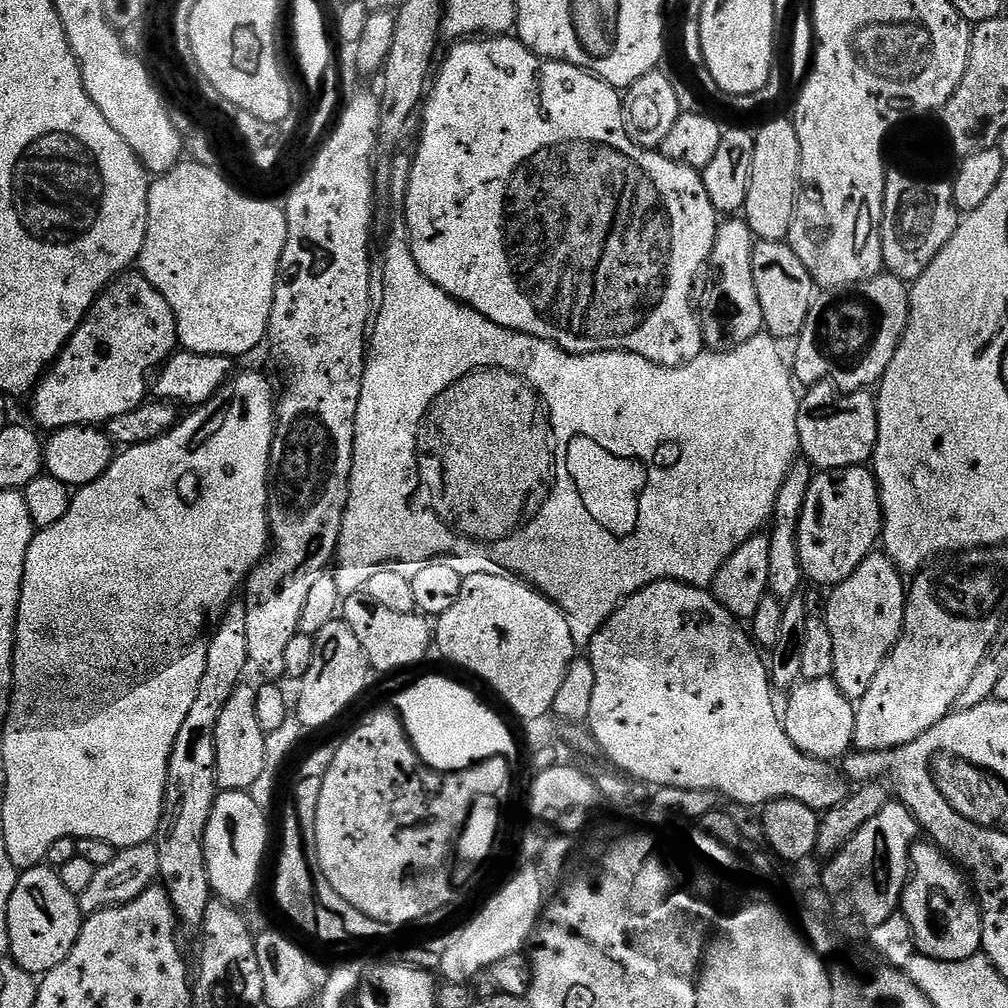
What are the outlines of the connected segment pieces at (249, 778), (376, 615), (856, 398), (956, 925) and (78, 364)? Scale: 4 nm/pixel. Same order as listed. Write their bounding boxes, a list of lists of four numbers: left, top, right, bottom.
[[216,686,265,791],[342,594,434,672],[798,382,878,469],[902,842,984,963],[31,274,178,430]]

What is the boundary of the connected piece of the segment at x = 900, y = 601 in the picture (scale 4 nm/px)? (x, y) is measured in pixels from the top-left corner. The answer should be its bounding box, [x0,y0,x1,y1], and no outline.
[826,550,906,702]

